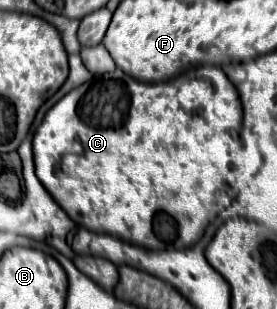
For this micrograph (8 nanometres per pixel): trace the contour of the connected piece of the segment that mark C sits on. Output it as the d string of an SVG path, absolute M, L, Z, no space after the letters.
M206 65L196 67L192 71L186 71L178 75L172 81L166 83L142 83L132 79L130 75L116 69L114 73L94 77L92 81L80 85L78 89L64 95L44 117L42 125L38 127L34 135L34 165L36 165L36 177L44 185L44 189L54 197L54 201L68 213L68 217L96 233L108 233L112 237L118 237L120 241L144 247L144 249L184 249L196 243L202 235L208 223L216 217L216 183L224 183L224 173L230 169L230 161L242 153L240 143L240 127L242 127L242 105L238 101L238 91L234 85L230 85L230 79L224 75L220 67Z

